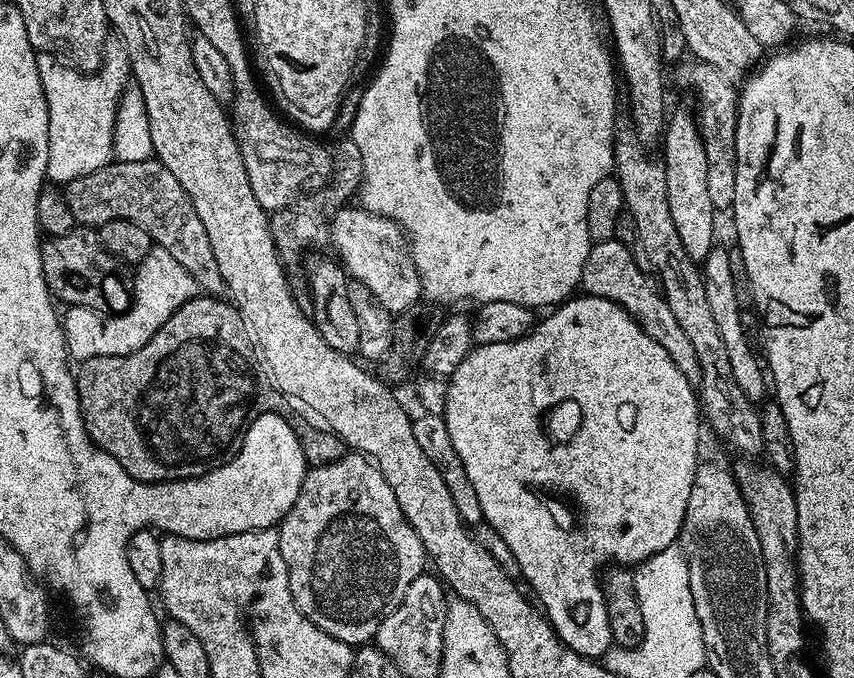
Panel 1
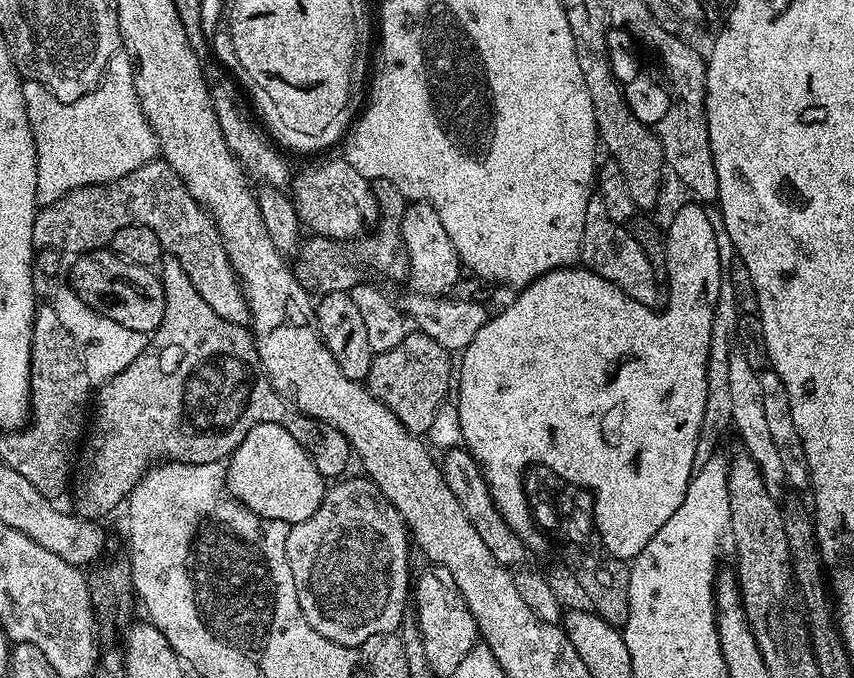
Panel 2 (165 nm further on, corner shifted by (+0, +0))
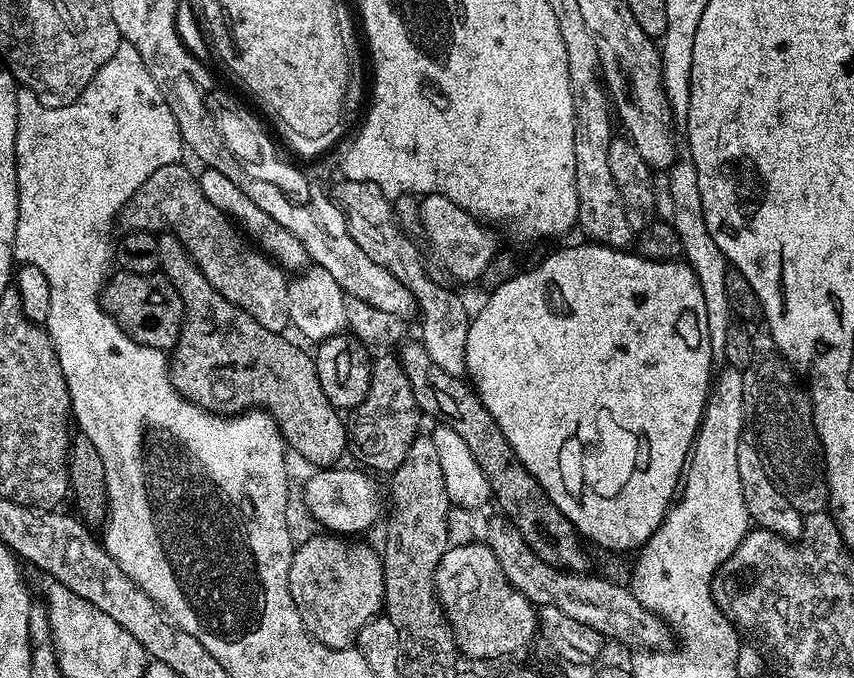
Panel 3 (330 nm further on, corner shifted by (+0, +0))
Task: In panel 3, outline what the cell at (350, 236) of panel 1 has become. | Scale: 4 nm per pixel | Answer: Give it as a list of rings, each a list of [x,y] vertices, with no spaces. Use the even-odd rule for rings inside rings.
[[[437,192],[425,195],[419,201],[419,206],[419,223],[424,223],[424,232],[428,235],[433,250],[436,251],[433,253],[446,266],[446,270],[450,270],[453,281],[479,281],[488,263],[496,259],[498,251],[496,240],[488,229],[491,227],[471,216],[466,210],[462,210],[462,206],[450,202],[450,198]]]

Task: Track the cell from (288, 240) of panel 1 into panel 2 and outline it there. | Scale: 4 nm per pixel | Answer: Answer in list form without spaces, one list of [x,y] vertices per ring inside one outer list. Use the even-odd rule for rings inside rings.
[[[378,180],[372,184],[372,192],[376,196],[376,204],[380,207],[380,219],[378,227],[371,234],[365,235],[363,238],[357,238],[351,242],[337,242],[329,240],[323,236],[313,235],[312,240],[305,239],[298,249],[298,257],[300,261],[294,264],[294,271],[300,284],[313,293],[323,294],[325,292],[351,292],[355,284],[365,283],[366,276],[360,268],[369,268],[372,272],[381,272],[388,280],[408,280],[410,274],[410,254],[406,254],[406,242],[402,238],[402,230],[400,223],[404,217],[406,207],[406,197],[402,194],[402,190],[394,182],[386,182]]]

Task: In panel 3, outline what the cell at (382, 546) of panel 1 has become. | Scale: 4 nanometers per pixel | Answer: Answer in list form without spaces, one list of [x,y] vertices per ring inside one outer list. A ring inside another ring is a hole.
[[[320,534],[324,536],[312,536],[304,545],[297,547],[292,554],[290,562],[290,574],[288,575],[288,589],[294,598],[294,606],[298,610],[298,614],[304,623],[304,629],[316,639],[320,644],[325,644],[328,648],[347,648],[356,639],[356,633],[360,631],[362,626],[366,626],[366,622],[370,622],[374,617],[381,615],[384,608],[384,562],[379,551],[376,552],[368,544],[347,544],[347,539],[341,538],[336,534]]]

